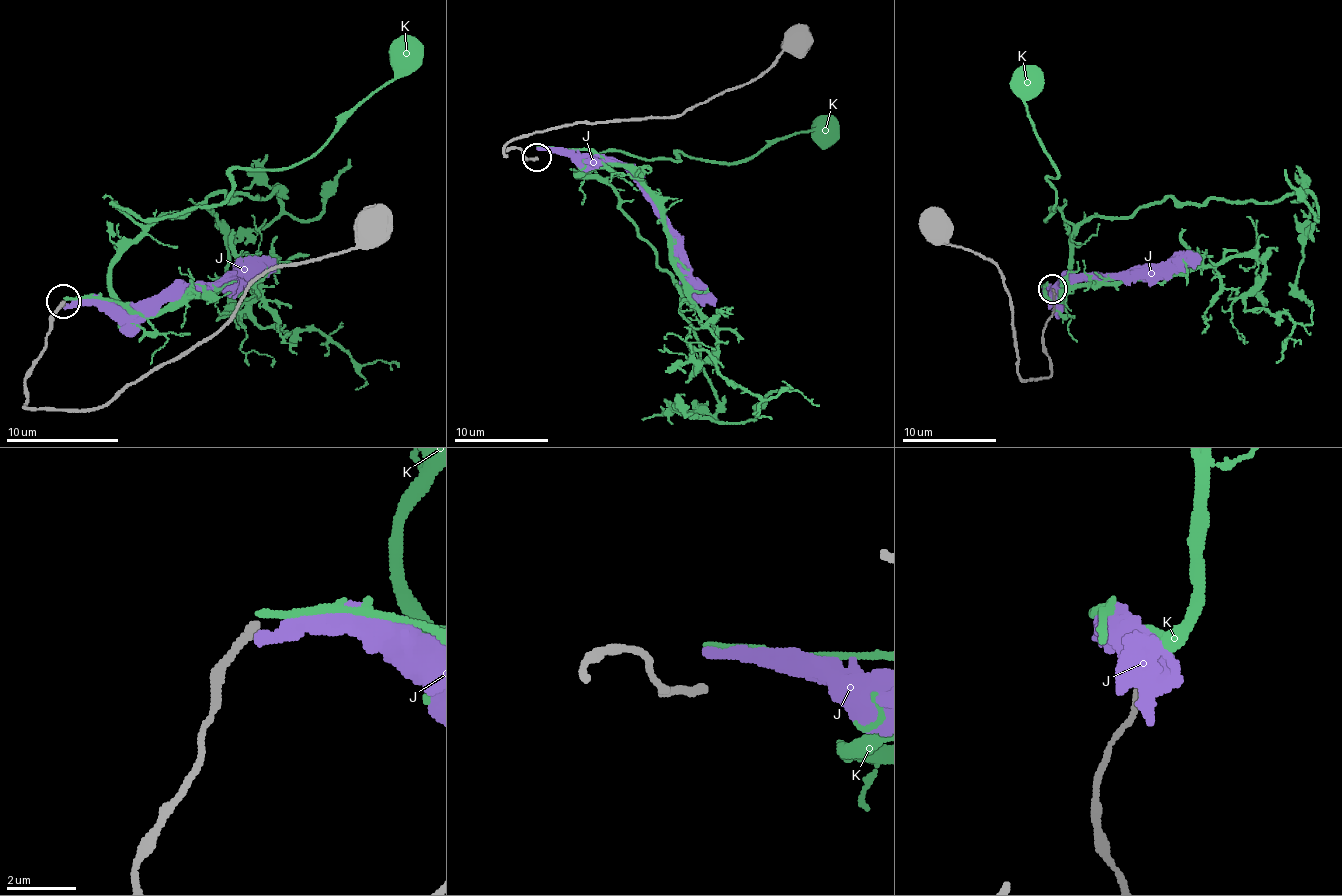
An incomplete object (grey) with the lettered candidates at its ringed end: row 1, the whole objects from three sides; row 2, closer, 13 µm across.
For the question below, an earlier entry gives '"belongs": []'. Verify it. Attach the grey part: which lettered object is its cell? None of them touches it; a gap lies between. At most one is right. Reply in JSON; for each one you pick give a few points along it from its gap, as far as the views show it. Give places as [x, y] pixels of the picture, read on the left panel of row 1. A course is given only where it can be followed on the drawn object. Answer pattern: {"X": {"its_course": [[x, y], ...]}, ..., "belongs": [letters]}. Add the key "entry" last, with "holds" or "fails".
{"belongs": [], "entry": "holds"}

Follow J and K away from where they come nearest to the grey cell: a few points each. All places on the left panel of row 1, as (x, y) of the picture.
J: (64, 306), (112, 303), (154, 306), (168, 292), (241, 289), (274, 264)
K: (67, 297), (143, 314), (112, 289), (143, 230), (114, 205), (221, 205), (232, 168), (308, 160), (406, 61)

